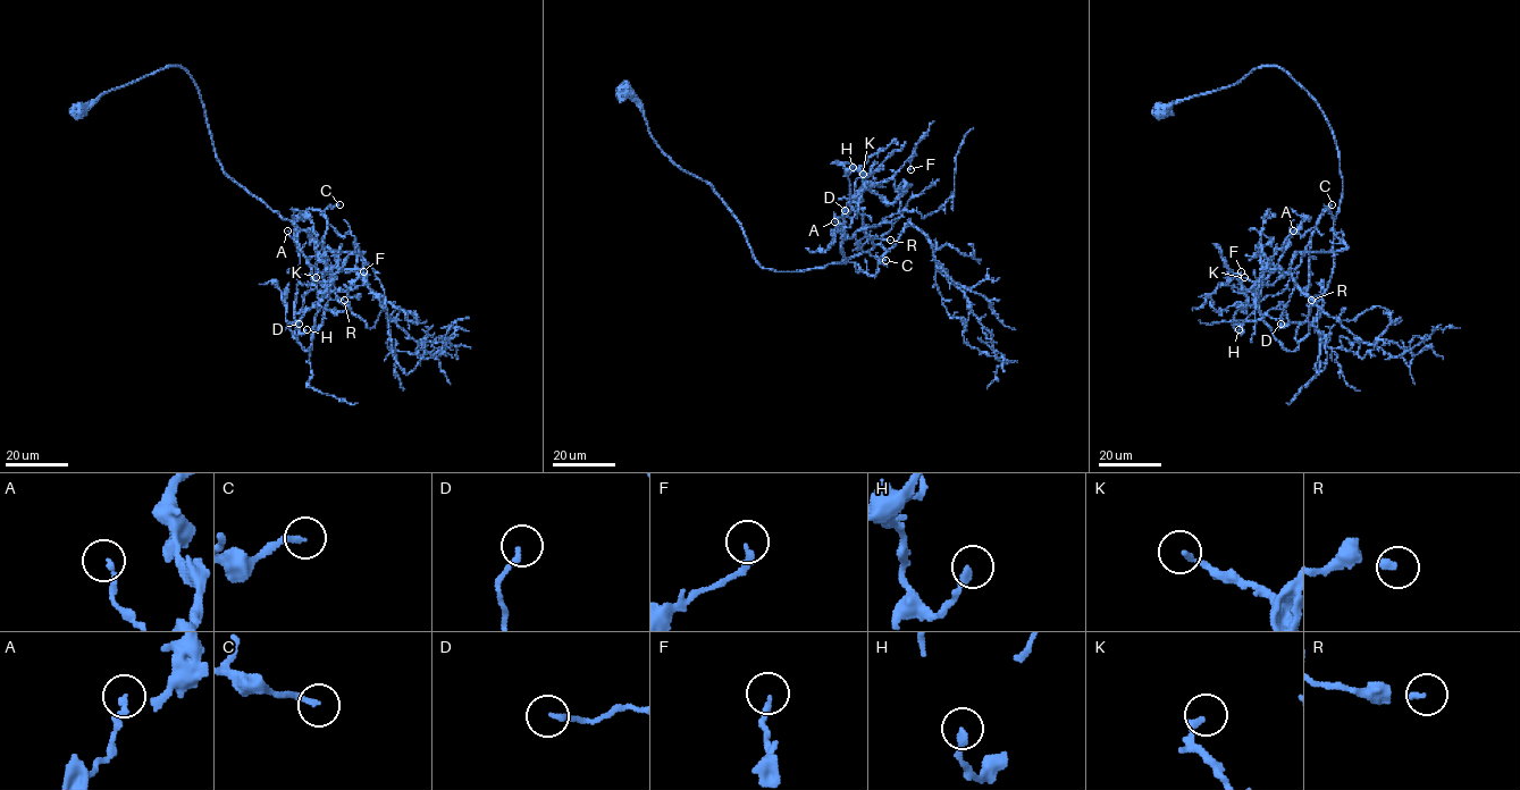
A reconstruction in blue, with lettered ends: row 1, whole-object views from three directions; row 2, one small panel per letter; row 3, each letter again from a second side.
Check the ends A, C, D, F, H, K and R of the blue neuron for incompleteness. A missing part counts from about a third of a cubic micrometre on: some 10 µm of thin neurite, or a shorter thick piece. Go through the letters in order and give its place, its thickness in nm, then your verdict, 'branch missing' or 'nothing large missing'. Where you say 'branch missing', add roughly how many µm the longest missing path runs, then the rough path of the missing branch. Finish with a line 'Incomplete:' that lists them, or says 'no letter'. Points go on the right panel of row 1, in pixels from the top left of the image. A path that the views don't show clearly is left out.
A: (1293, 230) | 200 nm | nothing large missing
C: (1332, 204) | 200 nm | branch missing | 15 µm | (1332, 204), (1350, 216)
D: (1281, 324) | 170 nm | nothing large missing
F: (1241, 271) | 200 nm | nothing large missing
H: (1239, 329) | 220 nm | nothing large missing
K: (1244, 277) | 200 nm | nothing large missing
R: (1311, 300) | 170 nm | branch missing | 30 µm | (1311, 300), (1321, 282), (1299, 254)
Incomplete: C, R

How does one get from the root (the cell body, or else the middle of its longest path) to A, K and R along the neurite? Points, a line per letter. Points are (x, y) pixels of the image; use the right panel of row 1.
A: (1162, 112), (1278, 66), (1326, 118), (1342, 177), (1334, 268), (1320, 313), (1287, 351), (1258, 300), (1293, 230)
K: (1162, 112), (1278, 66), (1326, 118), (1342, 177), (1334, 268), (1295, 350), (1275, 337), (1244, 277)
R: (1162, 112), (1264, 66), (1283, 68), (1317, 103), (1342, 196), (1311, 236), (1311, 300)

